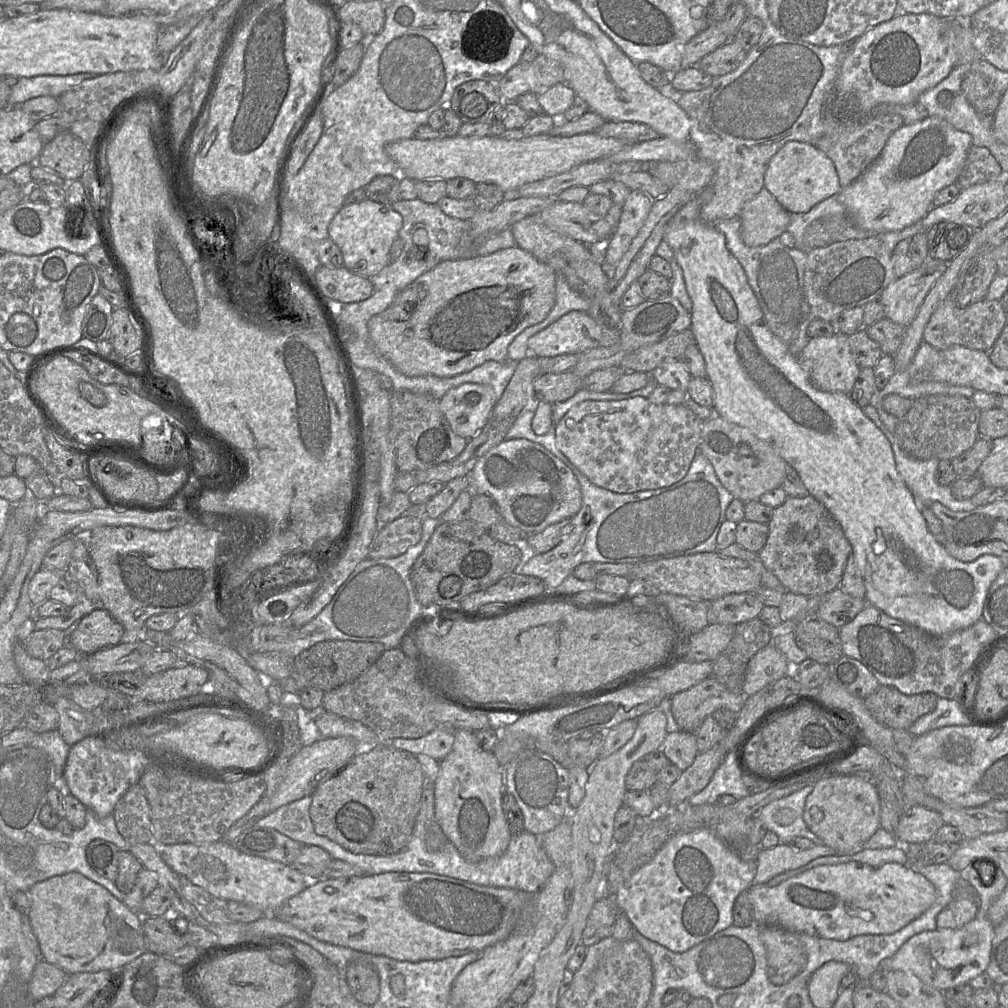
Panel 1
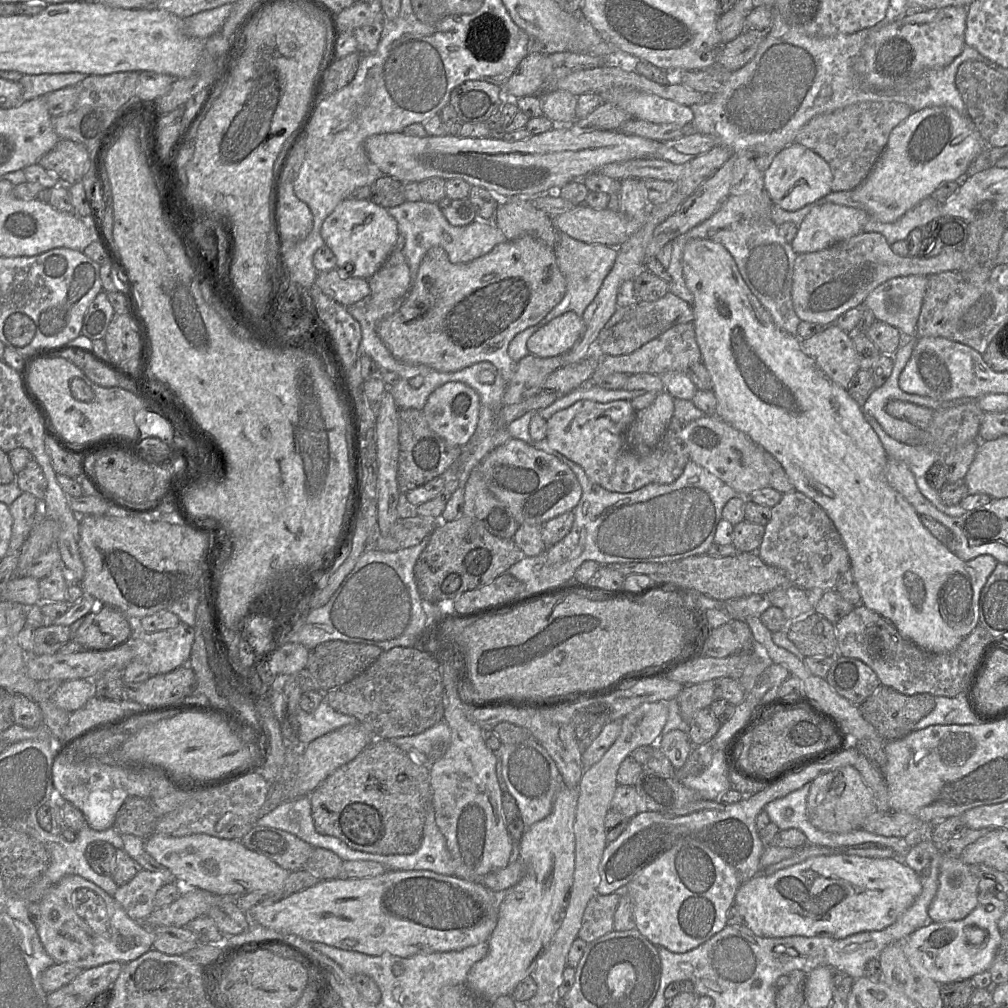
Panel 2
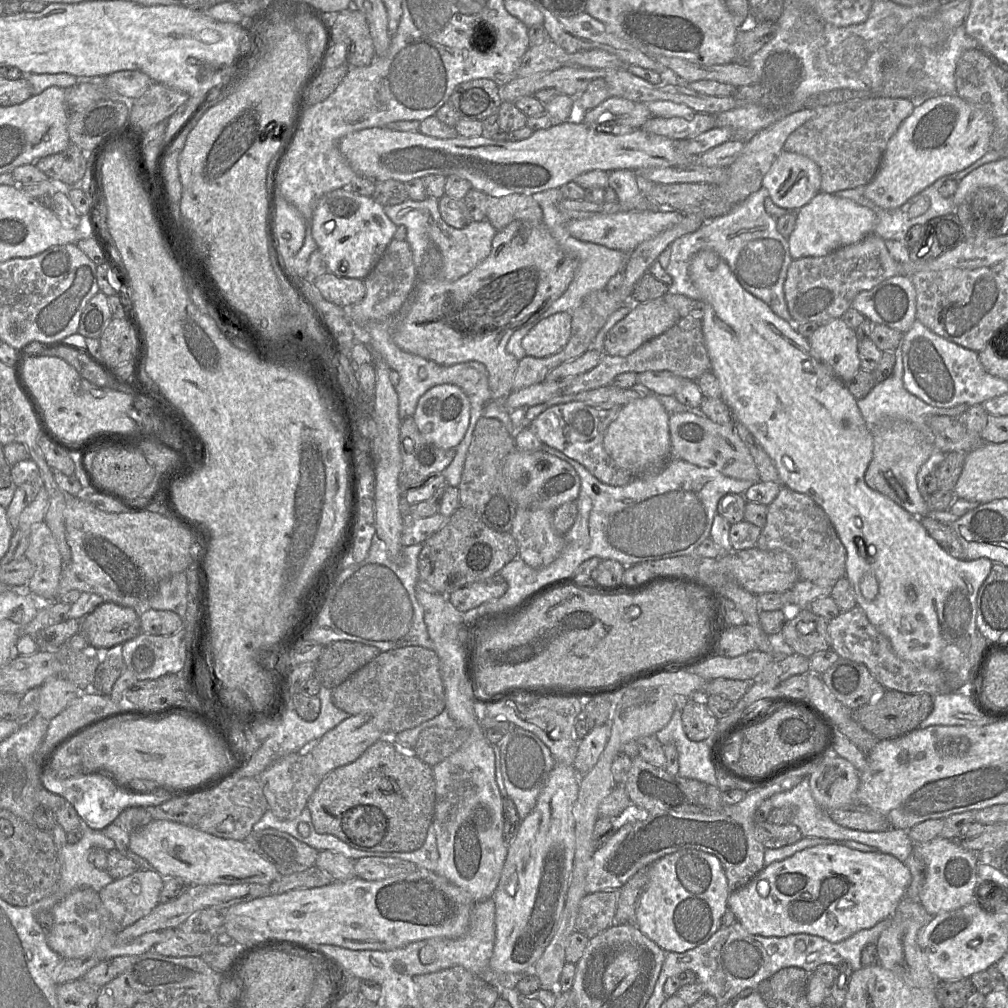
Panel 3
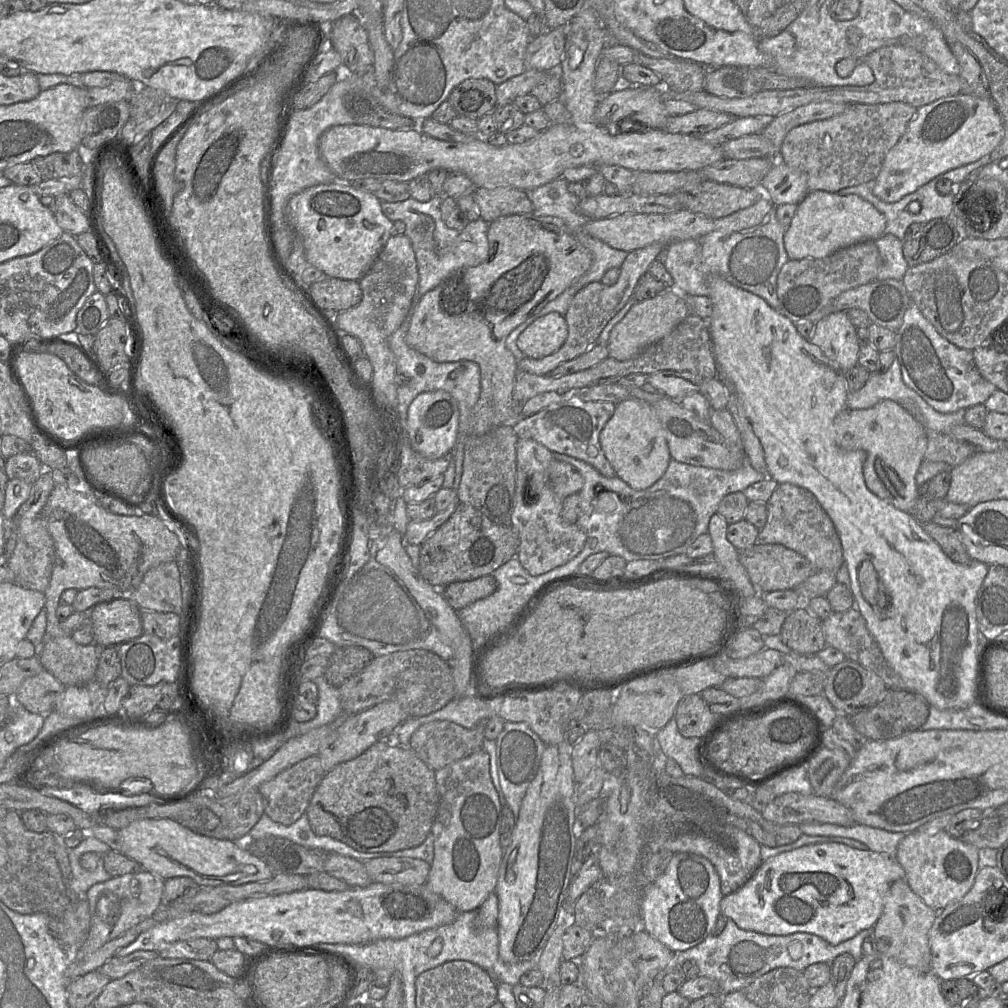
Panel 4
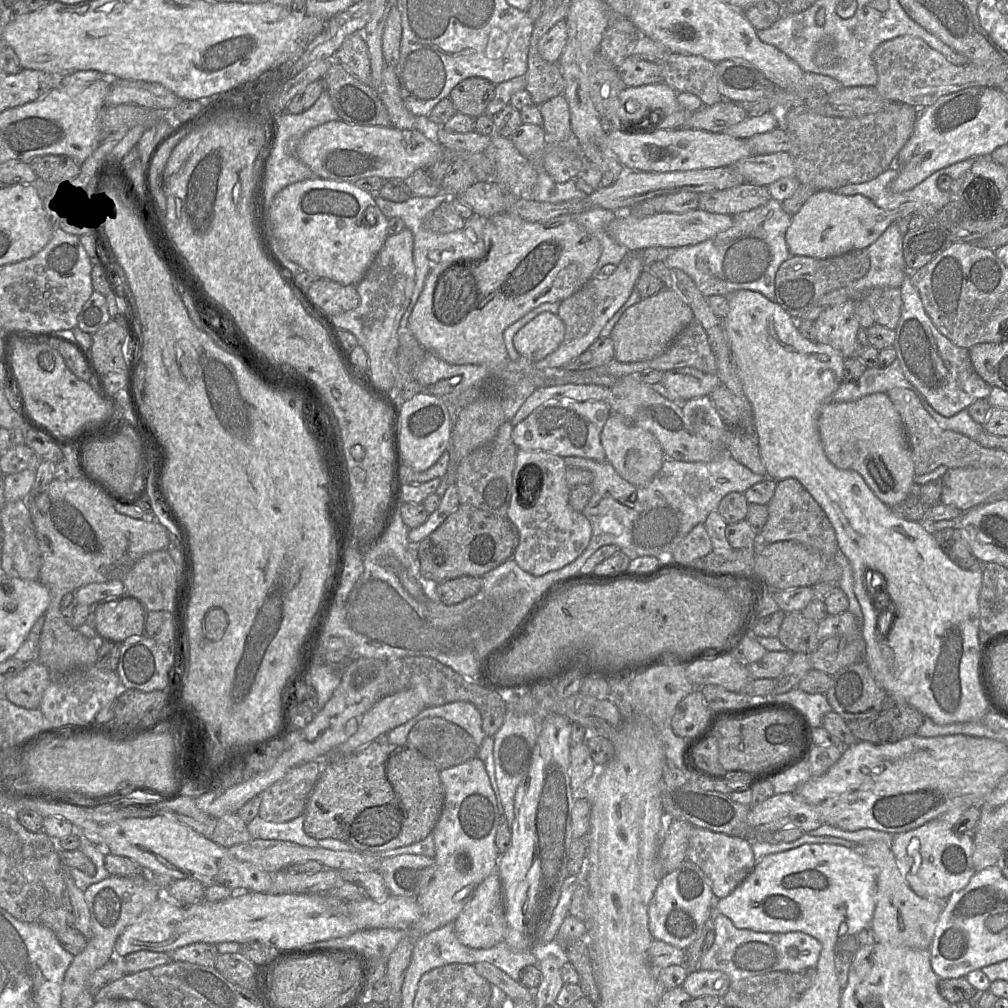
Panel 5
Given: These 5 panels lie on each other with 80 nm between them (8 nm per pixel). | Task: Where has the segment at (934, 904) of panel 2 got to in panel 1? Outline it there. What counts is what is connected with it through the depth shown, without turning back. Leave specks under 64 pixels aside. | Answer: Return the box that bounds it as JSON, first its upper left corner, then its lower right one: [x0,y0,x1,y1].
[936,880,978,929]

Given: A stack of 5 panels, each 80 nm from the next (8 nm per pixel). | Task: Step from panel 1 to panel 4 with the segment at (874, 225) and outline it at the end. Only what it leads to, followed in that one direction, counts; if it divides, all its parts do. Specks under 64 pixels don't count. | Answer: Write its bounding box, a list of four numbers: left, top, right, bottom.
[873,93,1003,202]

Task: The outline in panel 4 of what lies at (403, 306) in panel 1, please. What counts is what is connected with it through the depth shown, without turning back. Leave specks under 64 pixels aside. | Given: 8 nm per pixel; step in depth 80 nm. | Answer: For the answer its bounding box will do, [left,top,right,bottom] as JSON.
[406,214,592,436]

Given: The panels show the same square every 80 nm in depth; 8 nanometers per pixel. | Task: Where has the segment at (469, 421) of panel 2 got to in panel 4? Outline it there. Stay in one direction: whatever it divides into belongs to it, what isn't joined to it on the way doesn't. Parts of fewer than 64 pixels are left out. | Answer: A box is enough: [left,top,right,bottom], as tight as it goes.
[404,390,459,459]

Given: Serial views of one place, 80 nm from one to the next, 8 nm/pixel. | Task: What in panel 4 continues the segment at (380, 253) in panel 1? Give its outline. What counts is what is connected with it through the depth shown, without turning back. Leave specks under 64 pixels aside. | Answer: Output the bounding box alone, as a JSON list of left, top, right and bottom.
[288,183,393,281]

